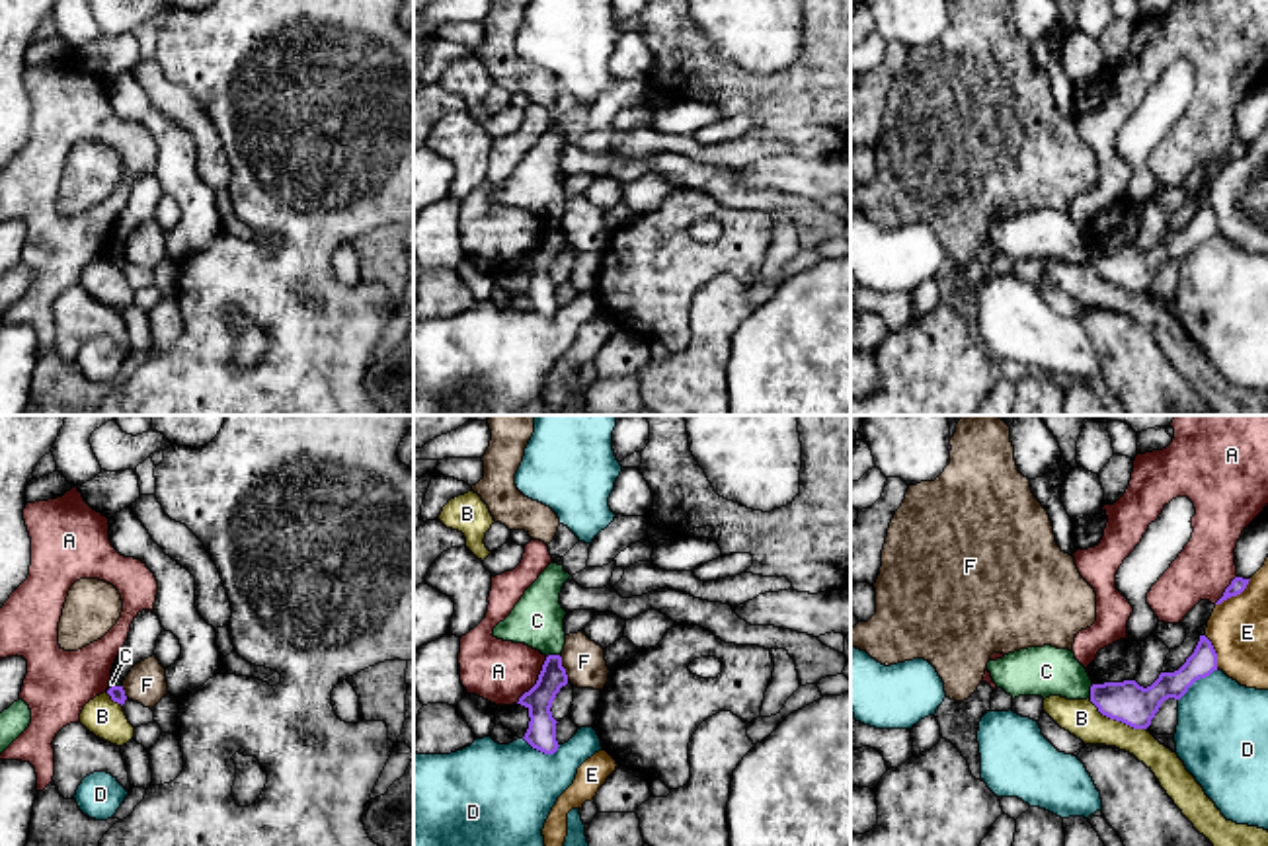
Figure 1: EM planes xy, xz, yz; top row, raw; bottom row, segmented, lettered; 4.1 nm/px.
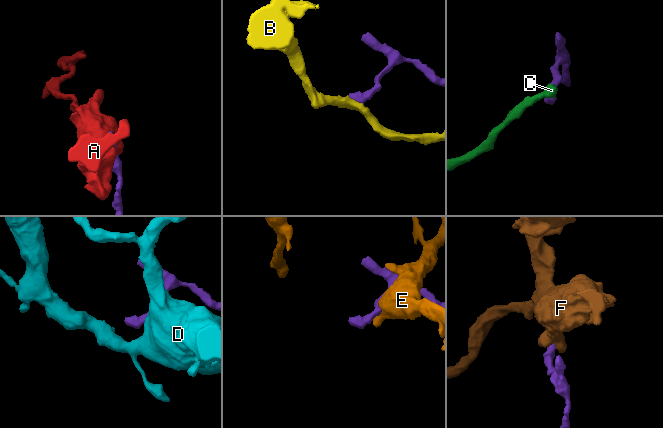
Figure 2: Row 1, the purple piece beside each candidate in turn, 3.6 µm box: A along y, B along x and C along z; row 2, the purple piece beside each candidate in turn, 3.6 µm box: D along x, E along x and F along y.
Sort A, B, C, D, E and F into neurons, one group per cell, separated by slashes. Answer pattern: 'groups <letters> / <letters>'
groups A / B / C / D / E / F

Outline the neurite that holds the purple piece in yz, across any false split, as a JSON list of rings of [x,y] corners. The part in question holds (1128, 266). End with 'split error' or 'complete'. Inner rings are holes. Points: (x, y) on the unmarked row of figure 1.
[[[1200,199],[1194,216],[1178,234],[1161,236],[1147,251],[1135,244],[1092,248],[1090,265],[1110,283],[1147,292],[1165,263],[1180,263],[1196,244],[1213,234],[1217,234],[1217,216],[1211,205]]] | complete

